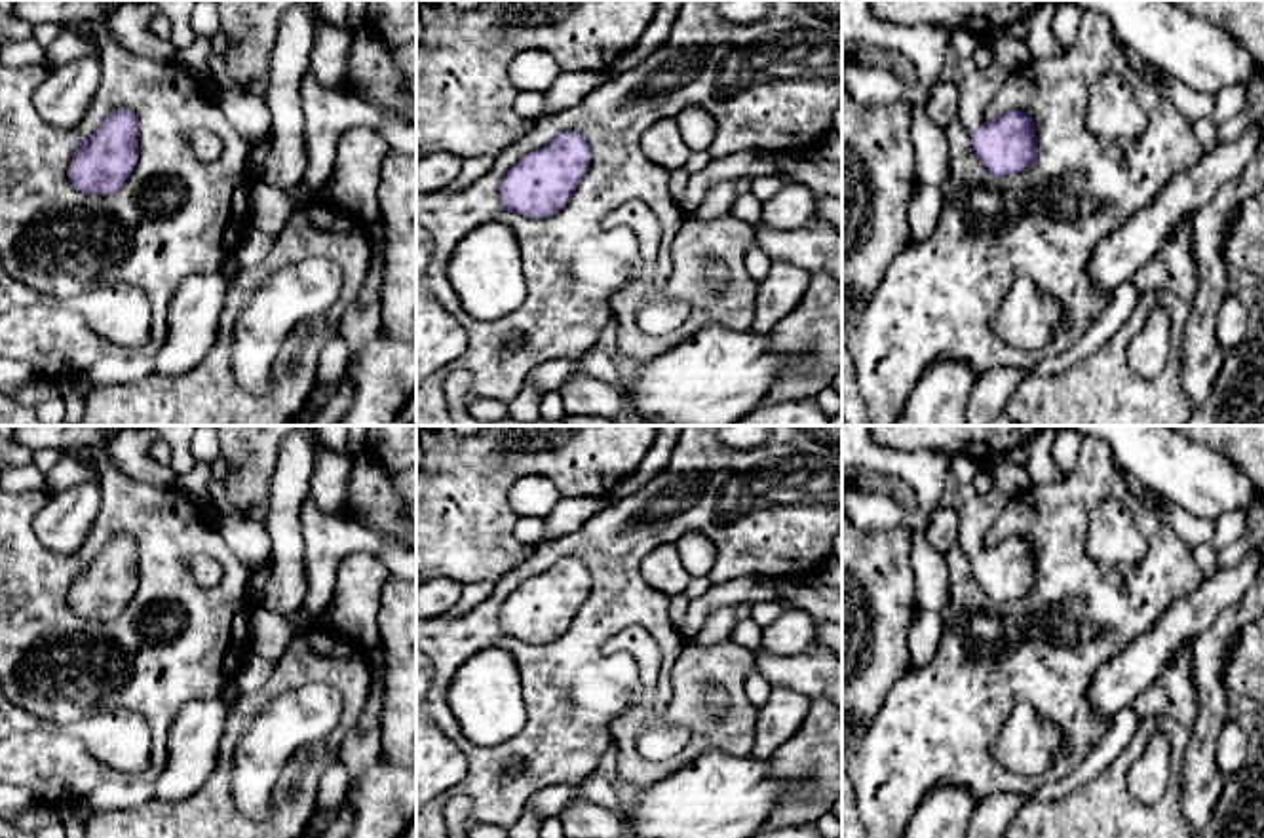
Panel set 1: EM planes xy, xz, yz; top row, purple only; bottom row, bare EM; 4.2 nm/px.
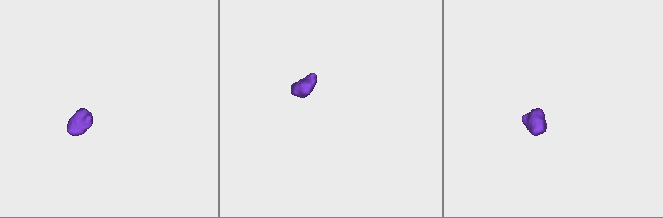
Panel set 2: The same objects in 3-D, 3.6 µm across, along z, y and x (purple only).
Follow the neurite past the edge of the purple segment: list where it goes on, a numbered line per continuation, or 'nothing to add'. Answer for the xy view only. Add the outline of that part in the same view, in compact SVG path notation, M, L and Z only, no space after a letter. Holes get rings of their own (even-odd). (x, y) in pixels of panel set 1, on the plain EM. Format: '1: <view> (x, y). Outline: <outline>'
nothing to add

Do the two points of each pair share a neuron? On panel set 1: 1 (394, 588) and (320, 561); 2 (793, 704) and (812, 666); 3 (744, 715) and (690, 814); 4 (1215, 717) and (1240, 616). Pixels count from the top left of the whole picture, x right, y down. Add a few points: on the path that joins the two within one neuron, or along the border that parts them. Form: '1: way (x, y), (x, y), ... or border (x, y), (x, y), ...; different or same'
1: border (388, 574), (396, 578); different
2: border (772, 686), (791, 686), (810, 698); different
3: border (749, 753), (727, 755), (706, 749), (681, 768); different
4: way (1213, 692), (1213, 647), (1217, 641); same

